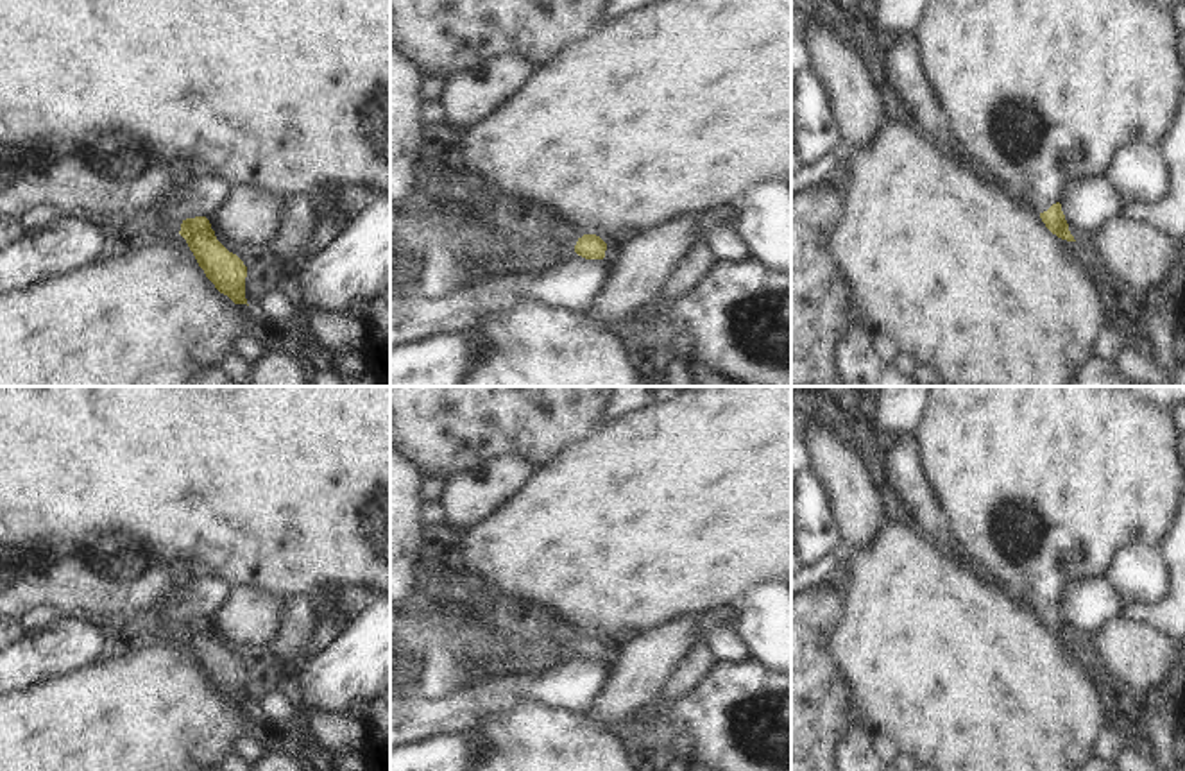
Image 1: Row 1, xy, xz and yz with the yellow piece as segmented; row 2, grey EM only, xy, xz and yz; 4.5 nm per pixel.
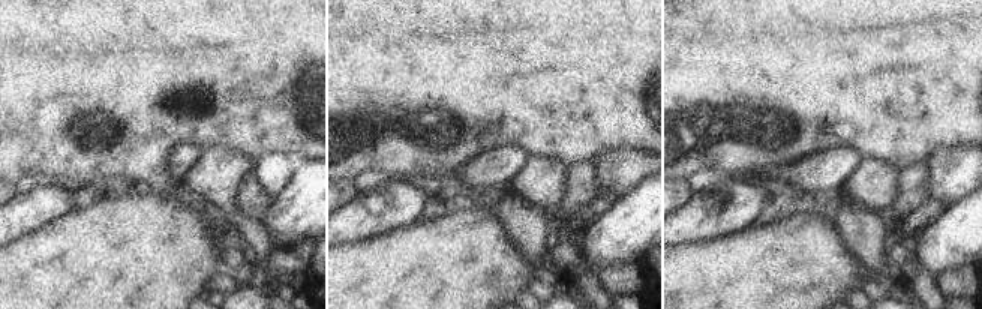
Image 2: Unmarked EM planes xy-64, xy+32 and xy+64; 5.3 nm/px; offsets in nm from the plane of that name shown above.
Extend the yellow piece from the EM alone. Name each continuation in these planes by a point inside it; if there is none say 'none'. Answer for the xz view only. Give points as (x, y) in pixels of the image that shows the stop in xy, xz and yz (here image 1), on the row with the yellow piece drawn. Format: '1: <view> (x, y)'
1: xz (475, 245)

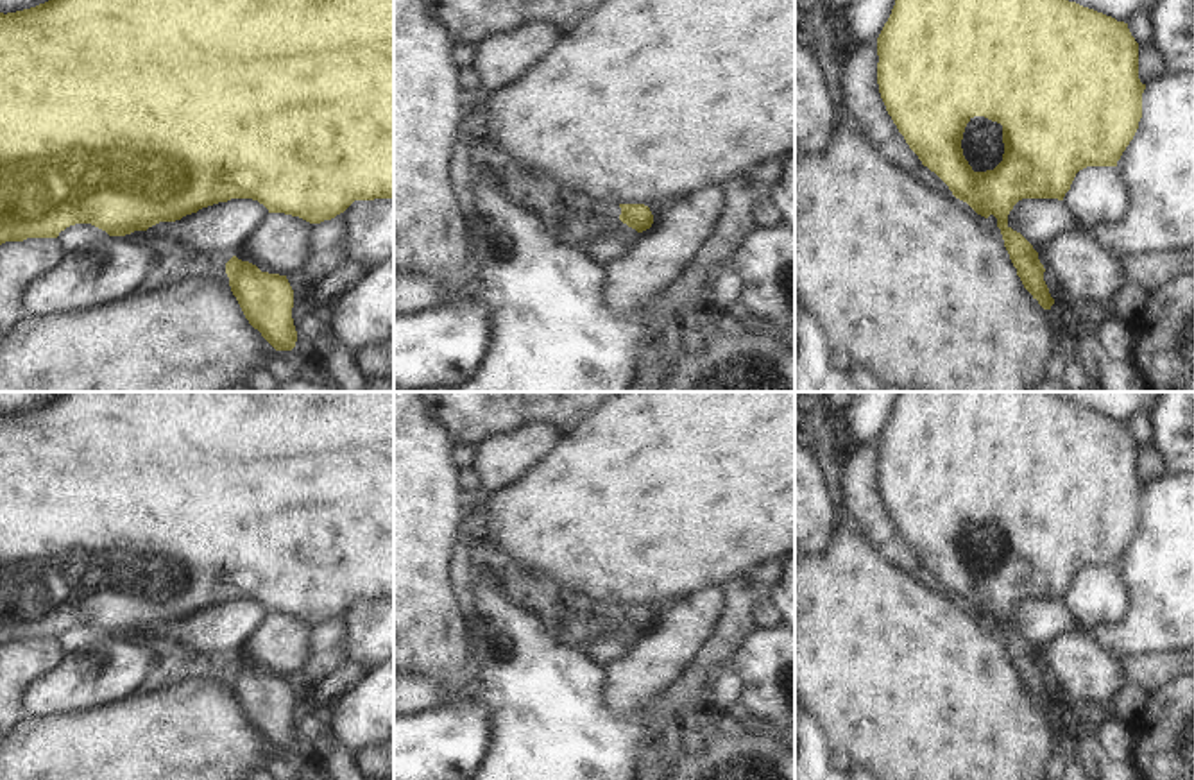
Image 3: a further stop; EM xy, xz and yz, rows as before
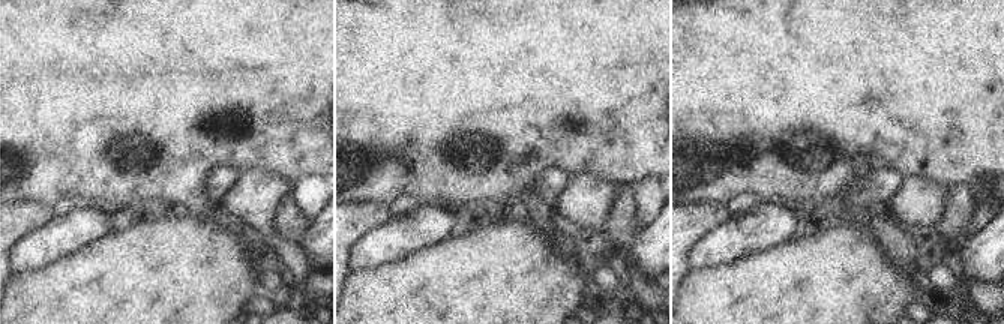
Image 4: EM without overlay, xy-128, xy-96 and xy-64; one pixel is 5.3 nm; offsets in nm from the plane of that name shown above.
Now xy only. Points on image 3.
none

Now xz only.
none

